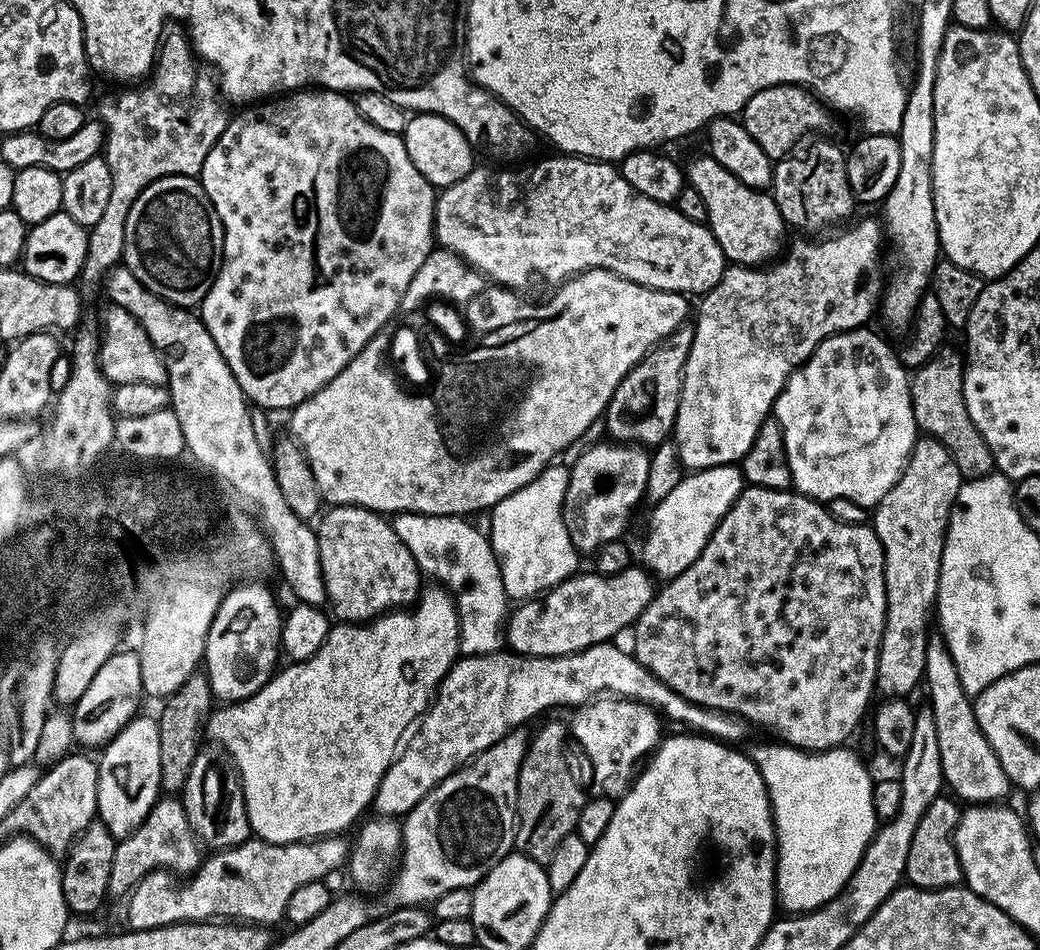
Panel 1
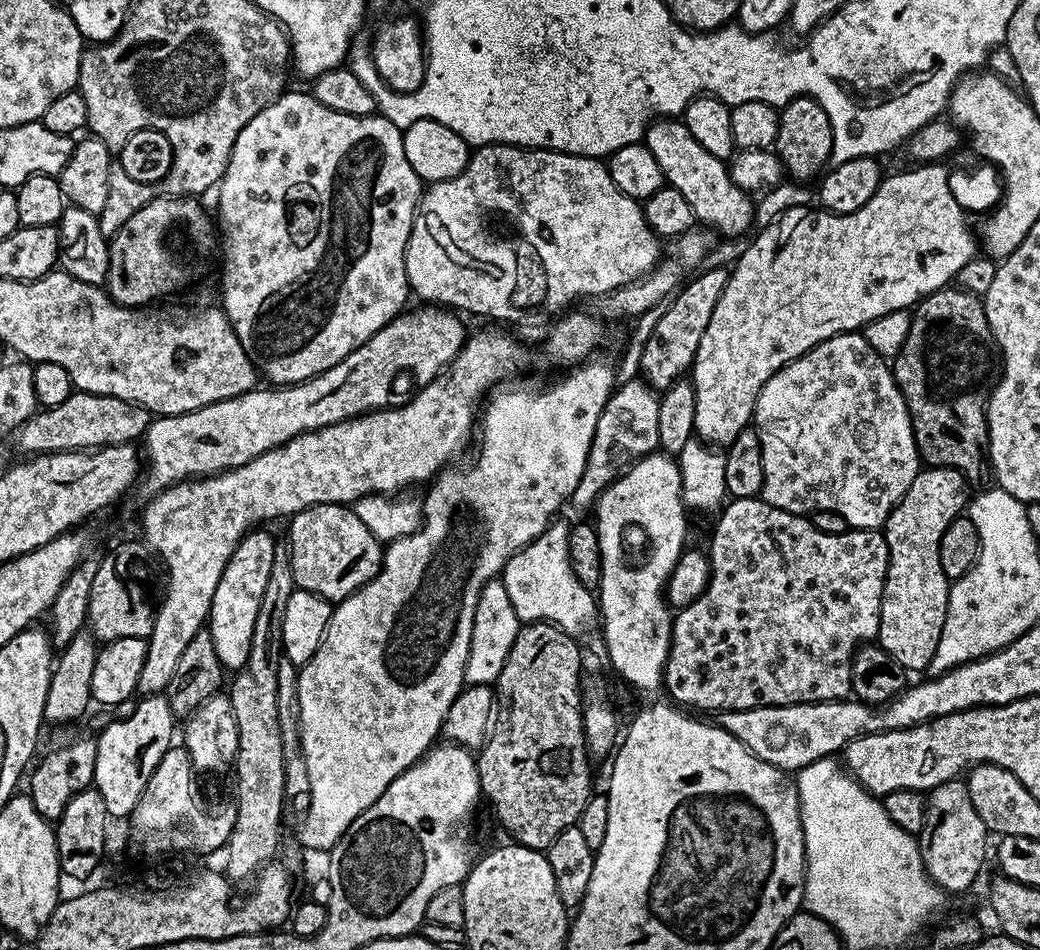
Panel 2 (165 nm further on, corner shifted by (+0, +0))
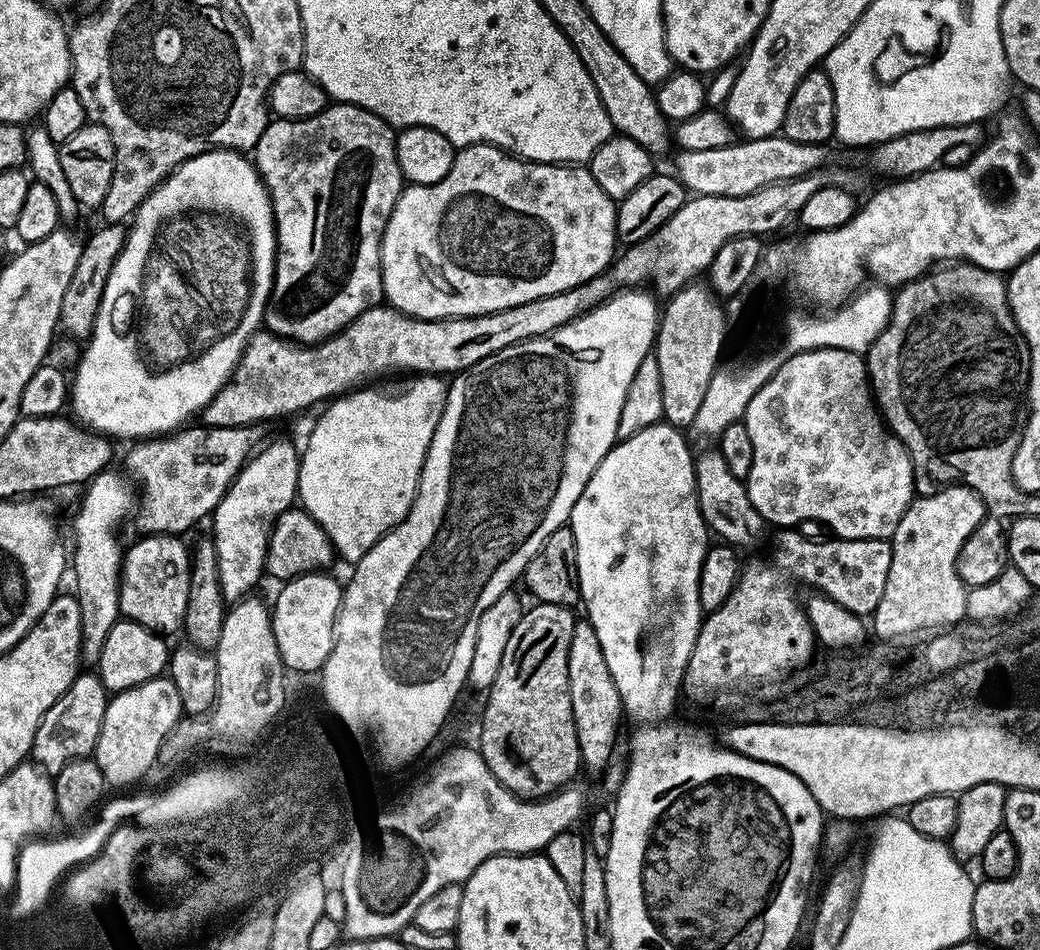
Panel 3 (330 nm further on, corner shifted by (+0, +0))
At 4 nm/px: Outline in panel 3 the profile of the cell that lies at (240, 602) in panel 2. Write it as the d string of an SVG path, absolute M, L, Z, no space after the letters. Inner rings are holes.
M288 440L265 443L244 461L244 468L226 490L222 502L212 511L210 539L218 554L218 574L225 601L243 600L265 575L268 540L281 512L297 503L301 453ZM265 447L265 448L264 448ZM264 448L264 449L263 449Z

